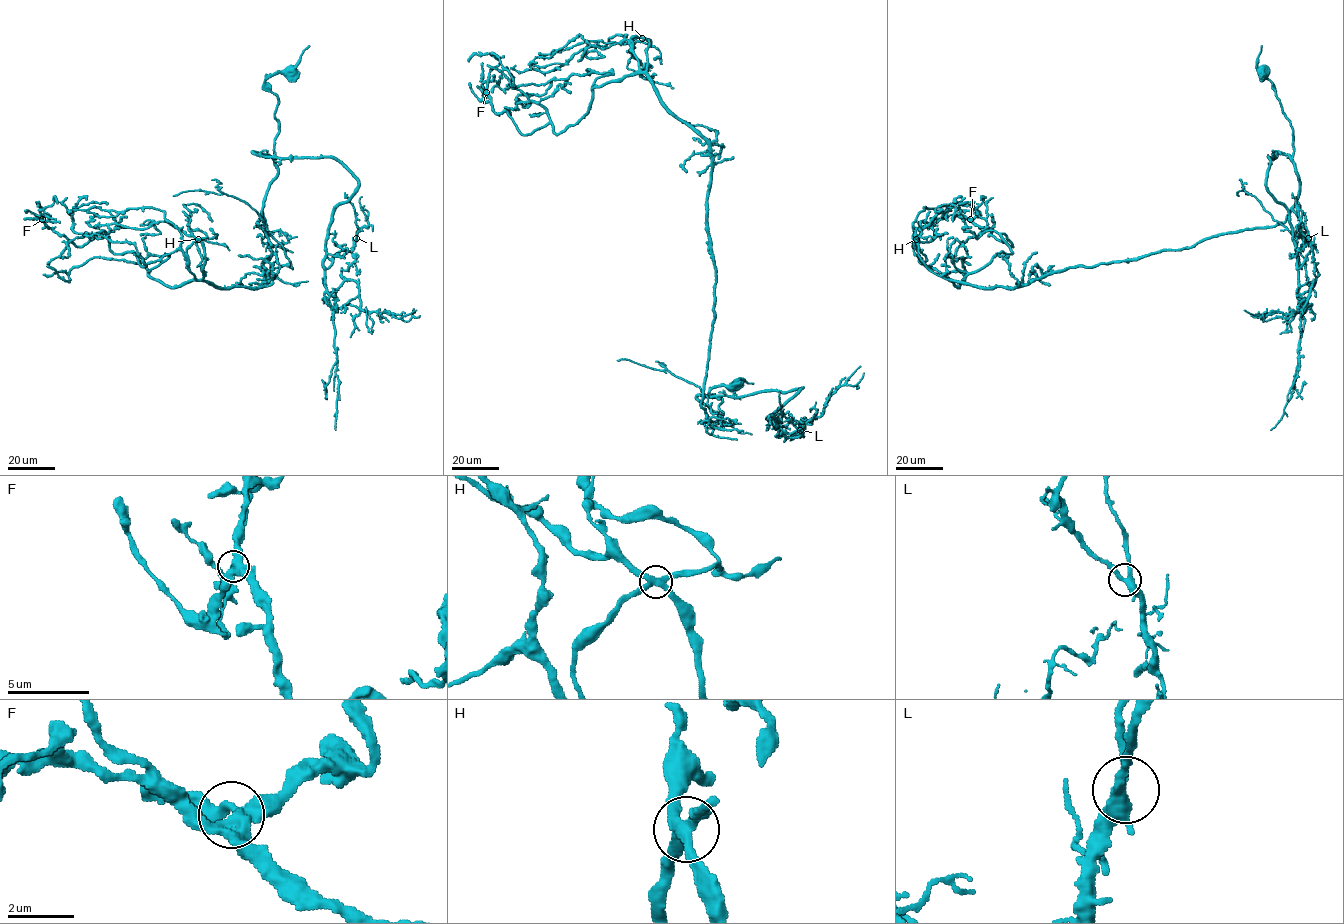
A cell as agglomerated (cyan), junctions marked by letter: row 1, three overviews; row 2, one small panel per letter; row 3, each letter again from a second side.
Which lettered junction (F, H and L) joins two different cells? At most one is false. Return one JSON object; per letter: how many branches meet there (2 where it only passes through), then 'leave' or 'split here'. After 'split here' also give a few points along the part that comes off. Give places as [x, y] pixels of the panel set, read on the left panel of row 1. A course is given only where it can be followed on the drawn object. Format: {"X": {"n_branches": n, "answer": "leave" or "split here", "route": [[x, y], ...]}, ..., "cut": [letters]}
{"F": {"n_branches": 4, "answer": "leave"}, "H": {"n_branches": 4, "answer": "leave"}, "L": {"n_branches": 4, "answer": "leave"}, "cut": []}

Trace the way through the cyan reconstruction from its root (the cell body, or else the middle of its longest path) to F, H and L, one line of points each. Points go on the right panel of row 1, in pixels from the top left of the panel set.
F: (1263, 72), (1292, 129), (1299, 189), (1284, 222), (958, 287), (1011, 253), (970, 219)
H: (1263, 72), (1292, 129), (1299, 189), (1284, 222), (1052, 271), (1013, 288), (936, 275), (915, 239)
L: (1263, 72), (1292, 129), (1292, 157), (1268, 157), (1266, 190), (1288, 210), (1298, 268), (1312, 250), (1308, 238)

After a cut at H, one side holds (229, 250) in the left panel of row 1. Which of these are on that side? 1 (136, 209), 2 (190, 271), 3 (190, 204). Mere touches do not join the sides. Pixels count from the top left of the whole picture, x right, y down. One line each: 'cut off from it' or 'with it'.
1: cut off from it
2: cut off from it
3: cut off from it

